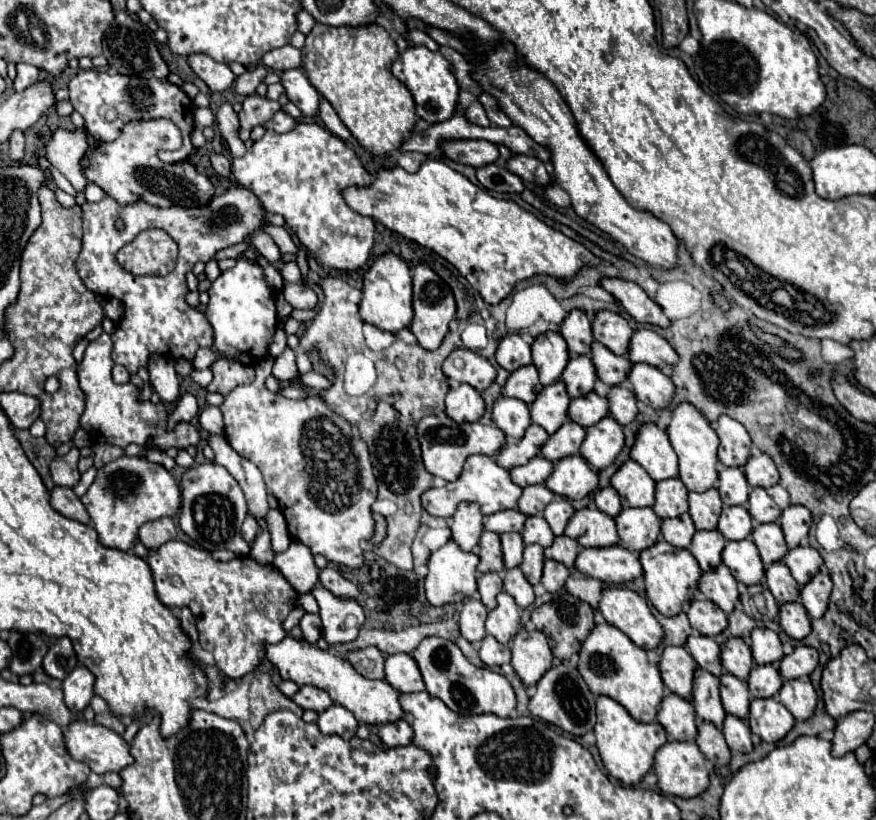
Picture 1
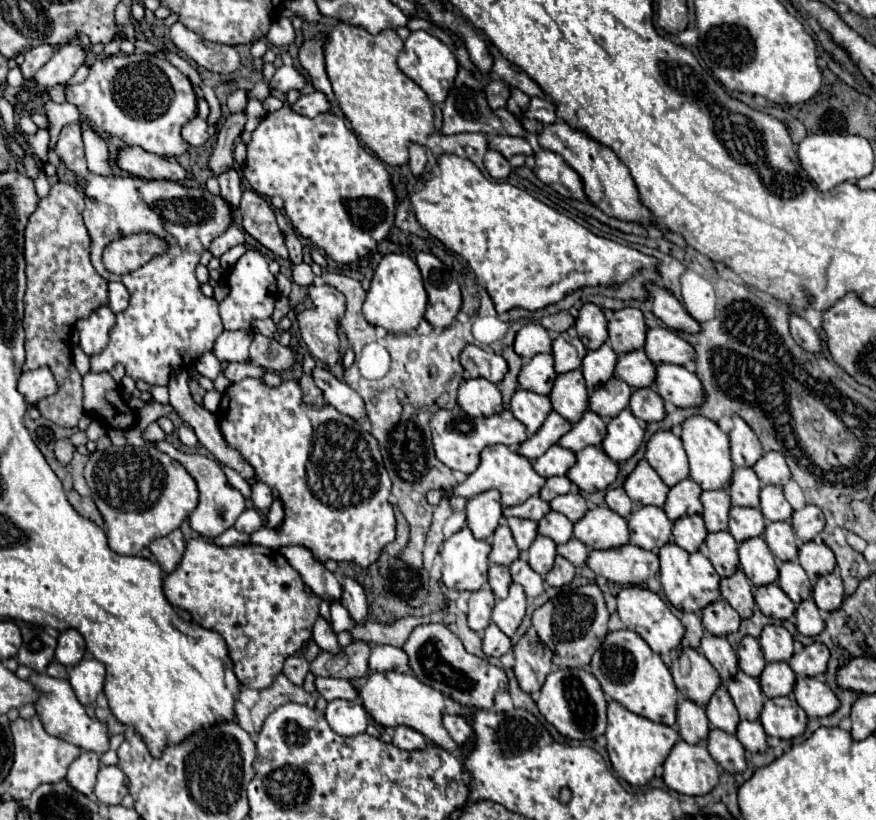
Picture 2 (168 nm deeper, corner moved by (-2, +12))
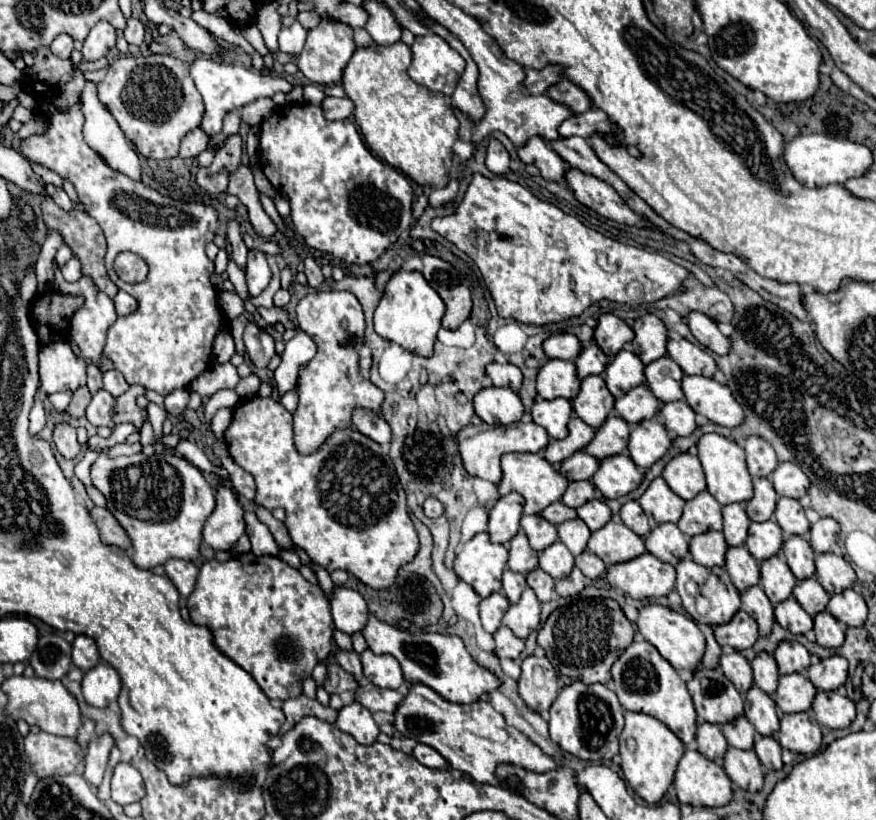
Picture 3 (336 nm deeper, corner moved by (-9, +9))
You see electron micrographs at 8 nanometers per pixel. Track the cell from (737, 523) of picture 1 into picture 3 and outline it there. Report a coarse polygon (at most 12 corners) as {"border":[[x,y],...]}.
{"border":[[771,519],[749,525],[745,547],[757,561],[777,555],[783,531]]}

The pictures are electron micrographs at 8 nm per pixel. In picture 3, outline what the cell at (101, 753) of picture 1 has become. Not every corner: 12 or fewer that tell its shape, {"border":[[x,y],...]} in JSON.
{"border":[[11,675],[5,711],[77,739],[83,715],[61,681]]}

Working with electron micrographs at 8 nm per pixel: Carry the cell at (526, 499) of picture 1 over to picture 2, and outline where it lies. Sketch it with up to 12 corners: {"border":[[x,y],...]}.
{"border":[[568,476],[546,480],[540,498],[550,502],[572,490]]}

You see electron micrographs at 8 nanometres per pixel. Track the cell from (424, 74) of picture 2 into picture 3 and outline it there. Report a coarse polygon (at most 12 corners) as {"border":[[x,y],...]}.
{"border":[[433,33],[411,45],[411,79],[451,97],[465,59]]}

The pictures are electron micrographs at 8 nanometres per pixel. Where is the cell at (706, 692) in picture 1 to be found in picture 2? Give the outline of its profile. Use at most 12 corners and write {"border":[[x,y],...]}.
{"border":[[724,686],[708,702],[706,714],[714,728],[728,734],[740,722]]}

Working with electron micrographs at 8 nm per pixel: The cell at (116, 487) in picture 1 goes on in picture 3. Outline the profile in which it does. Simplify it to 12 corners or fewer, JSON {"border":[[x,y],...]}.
{"border":[[99,453],[91,479],[153,569],[197,557],[215,491],[173,453]]}

